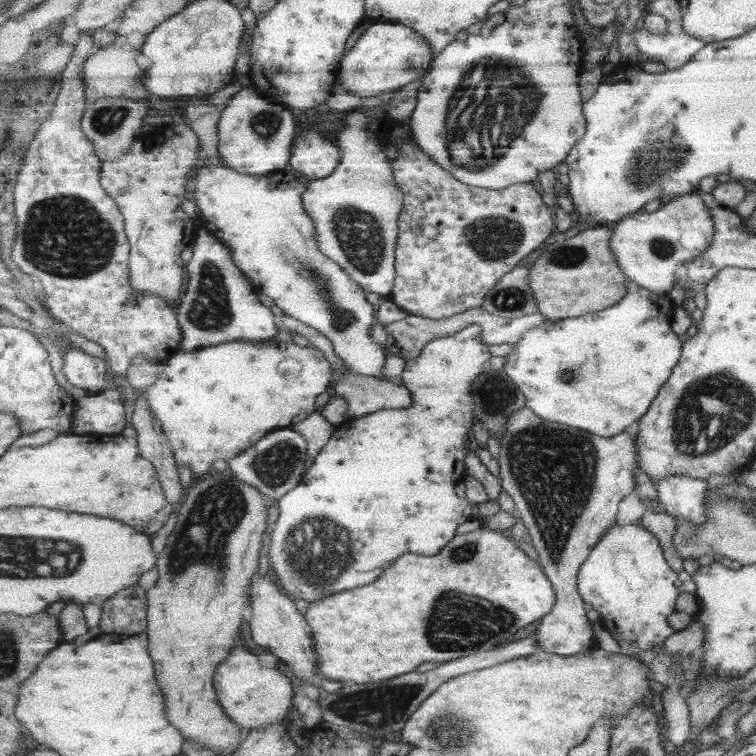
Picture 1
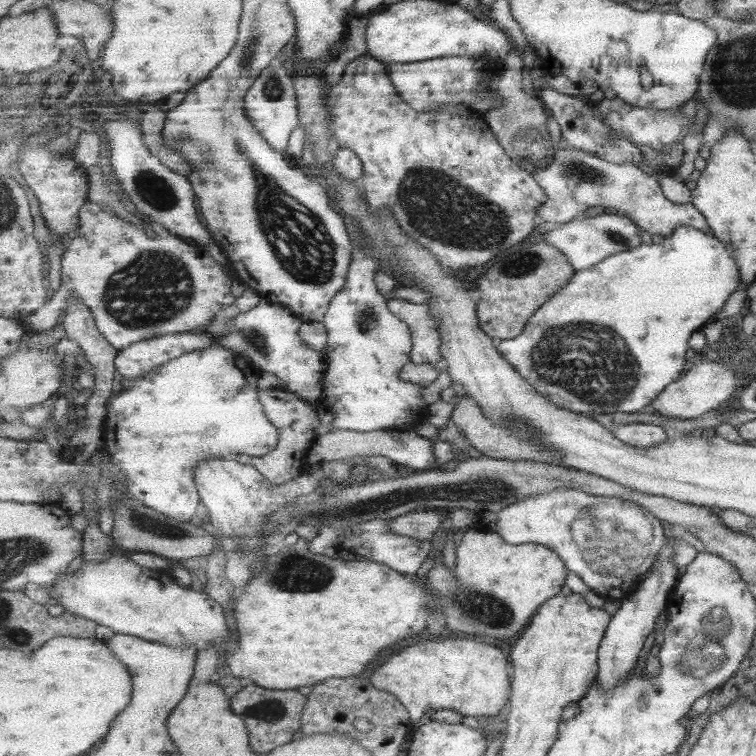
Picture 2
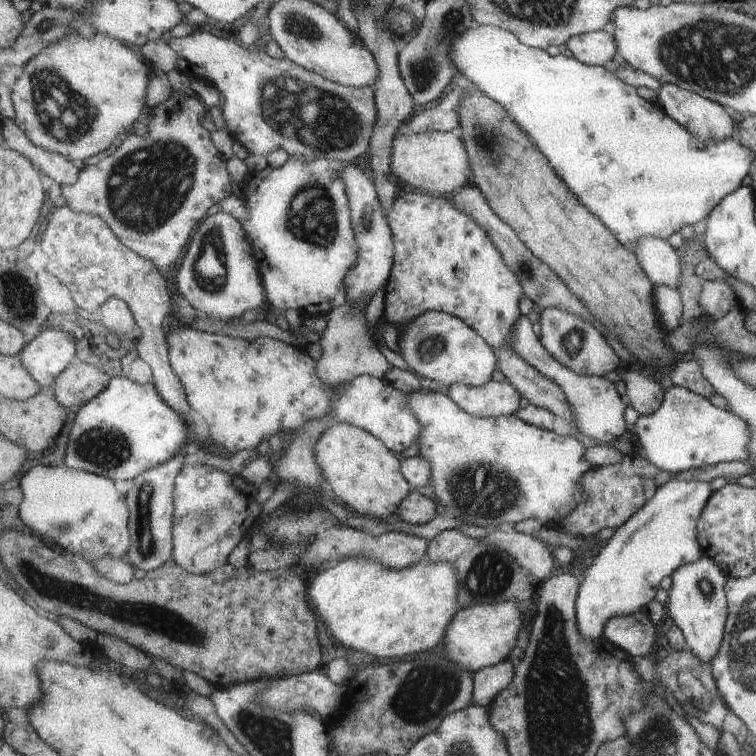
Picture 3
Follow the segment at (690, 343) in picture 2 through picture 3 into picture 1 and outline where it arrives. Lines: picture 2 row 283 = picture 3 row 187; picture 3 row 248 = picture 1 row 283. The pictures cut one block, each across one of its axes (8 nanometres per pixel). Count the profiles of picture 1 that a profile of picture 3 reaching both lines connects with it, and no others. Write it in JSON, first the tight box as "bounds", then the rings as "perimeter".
{"bounds":[503,281,682,438],"perimeter":[[[628,281],[625,284],[625,295],[621,298],[621,302],[618,300],[613,306],[599,312],[589,313],[577,318],[561,319],[561,321],[553,323],[553,325],[542,324],[539,328],[533,328],[525,333],[523,340],[513,344],[515,346],[514,351],[505,356],[503,370],[518,384],[521,392],[527,397],[526,406],[531,408],[535,414],[541,414],[541,418],[551,420],[551,422],[559,422],[559,424],[566,424],[573,428],[587,430],[605,438],[615,436],[621,433],[625,426],[633,424],[648,412],[652,401],[656,398],[656,394],[664,382],[668,380],[677,364],[682,338],[678,337],[672,330],[671,313],[667,296],[653,295],[653,292]]]}

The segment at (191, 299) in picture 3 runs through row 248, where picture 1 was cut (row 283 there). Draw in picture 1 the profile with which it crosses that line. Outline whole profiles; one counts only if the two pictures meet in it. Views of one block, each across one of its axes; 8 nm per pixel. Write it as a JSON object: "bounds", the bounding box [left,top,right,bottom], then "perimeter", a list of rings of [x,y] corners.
{"bounds":[176,228,279,352],"perimeter":[[[206,228],[198,230],[193,247],[191,262],[186,265],[189,286],[186,286],[179,310],[176,310],[184,334],[180,352],[204,349],[231,340],[275,338],[279,334],[275,316],[255,294],[251,280],[235,266],[231,250]]]}

